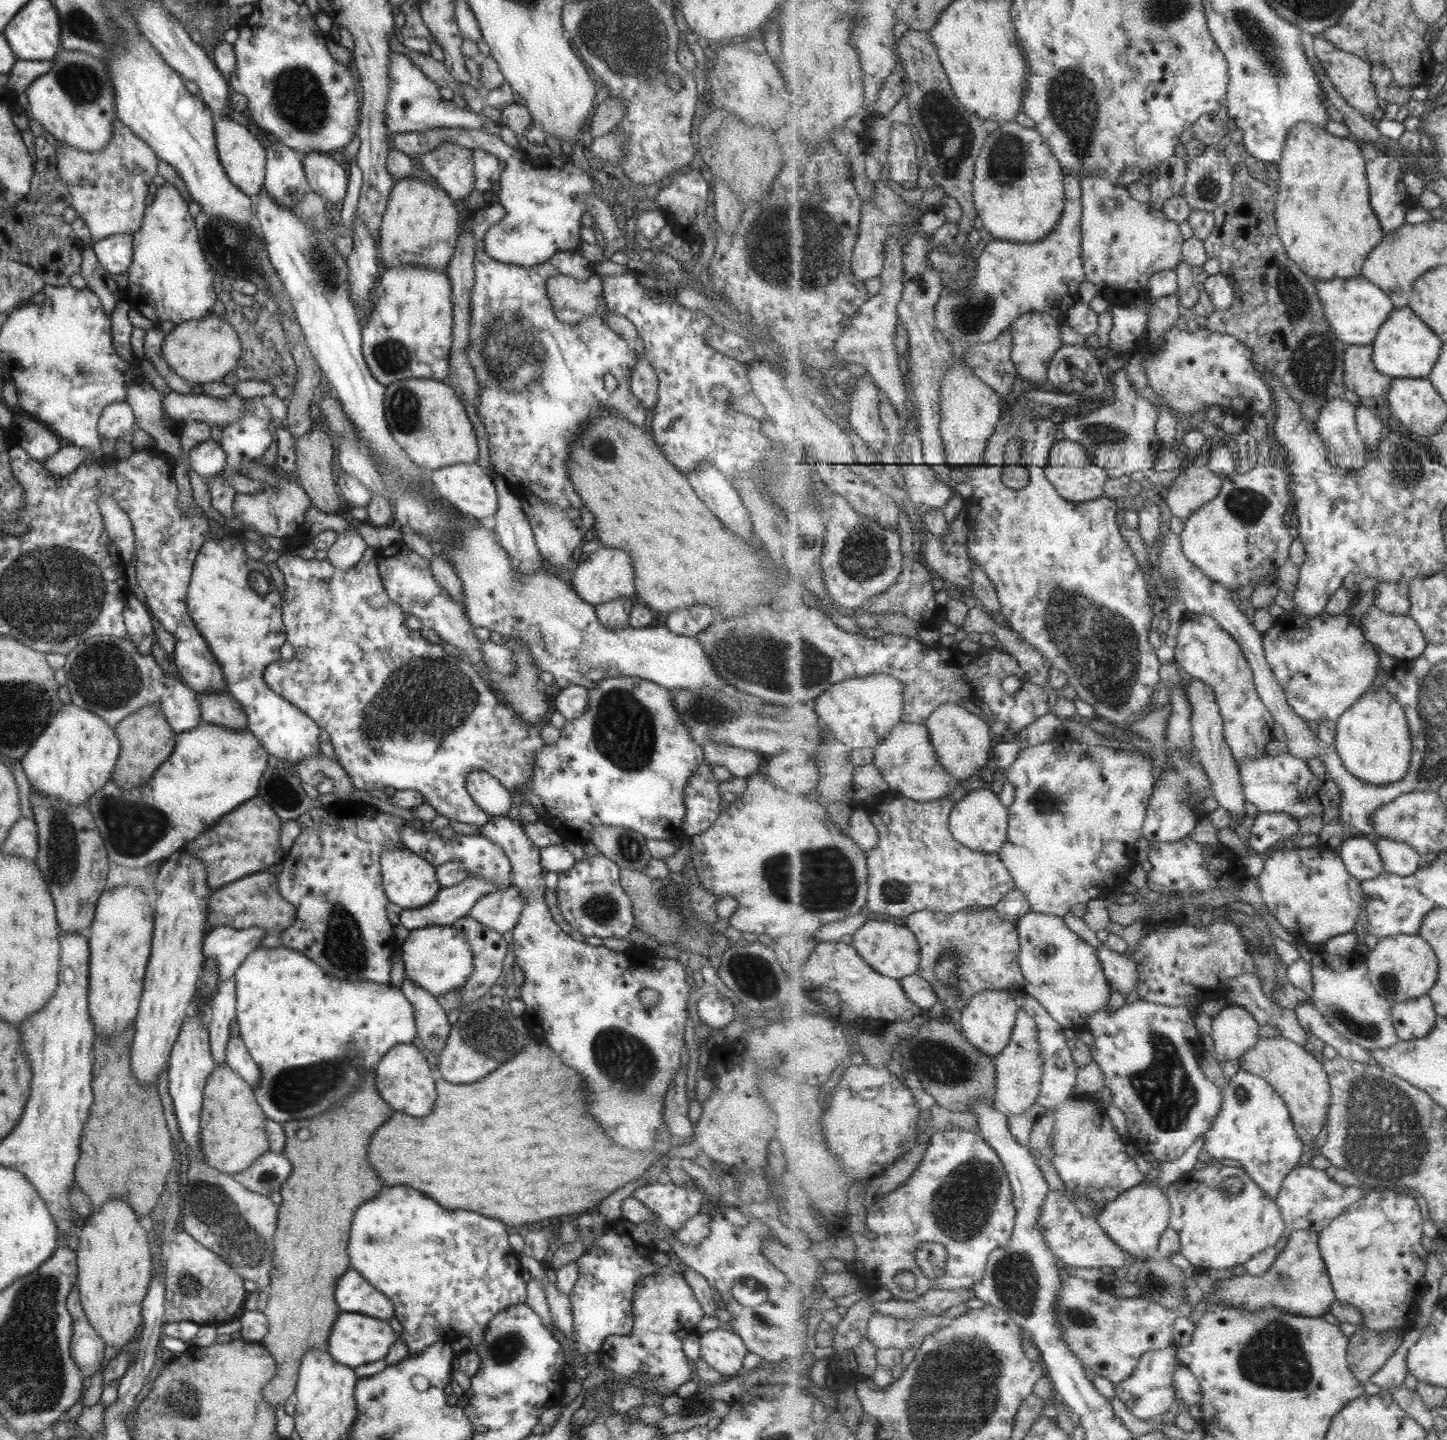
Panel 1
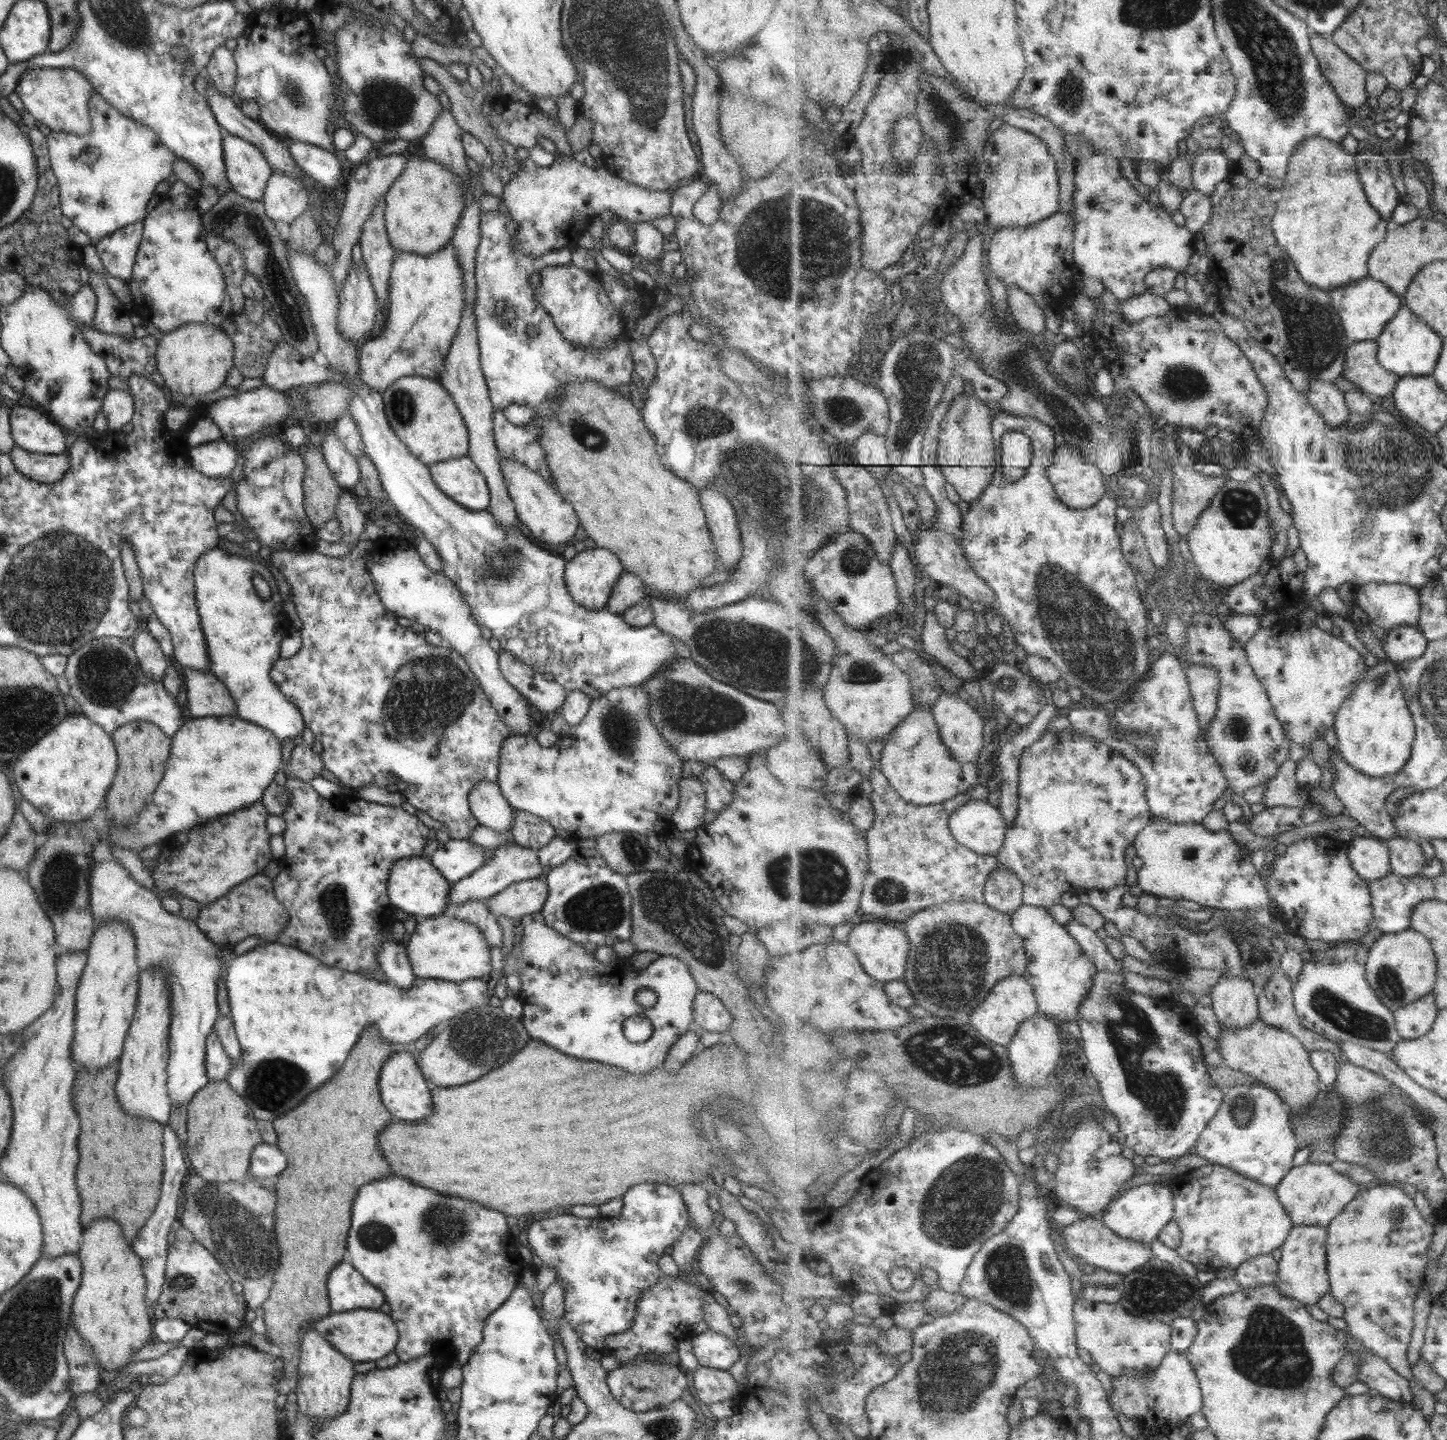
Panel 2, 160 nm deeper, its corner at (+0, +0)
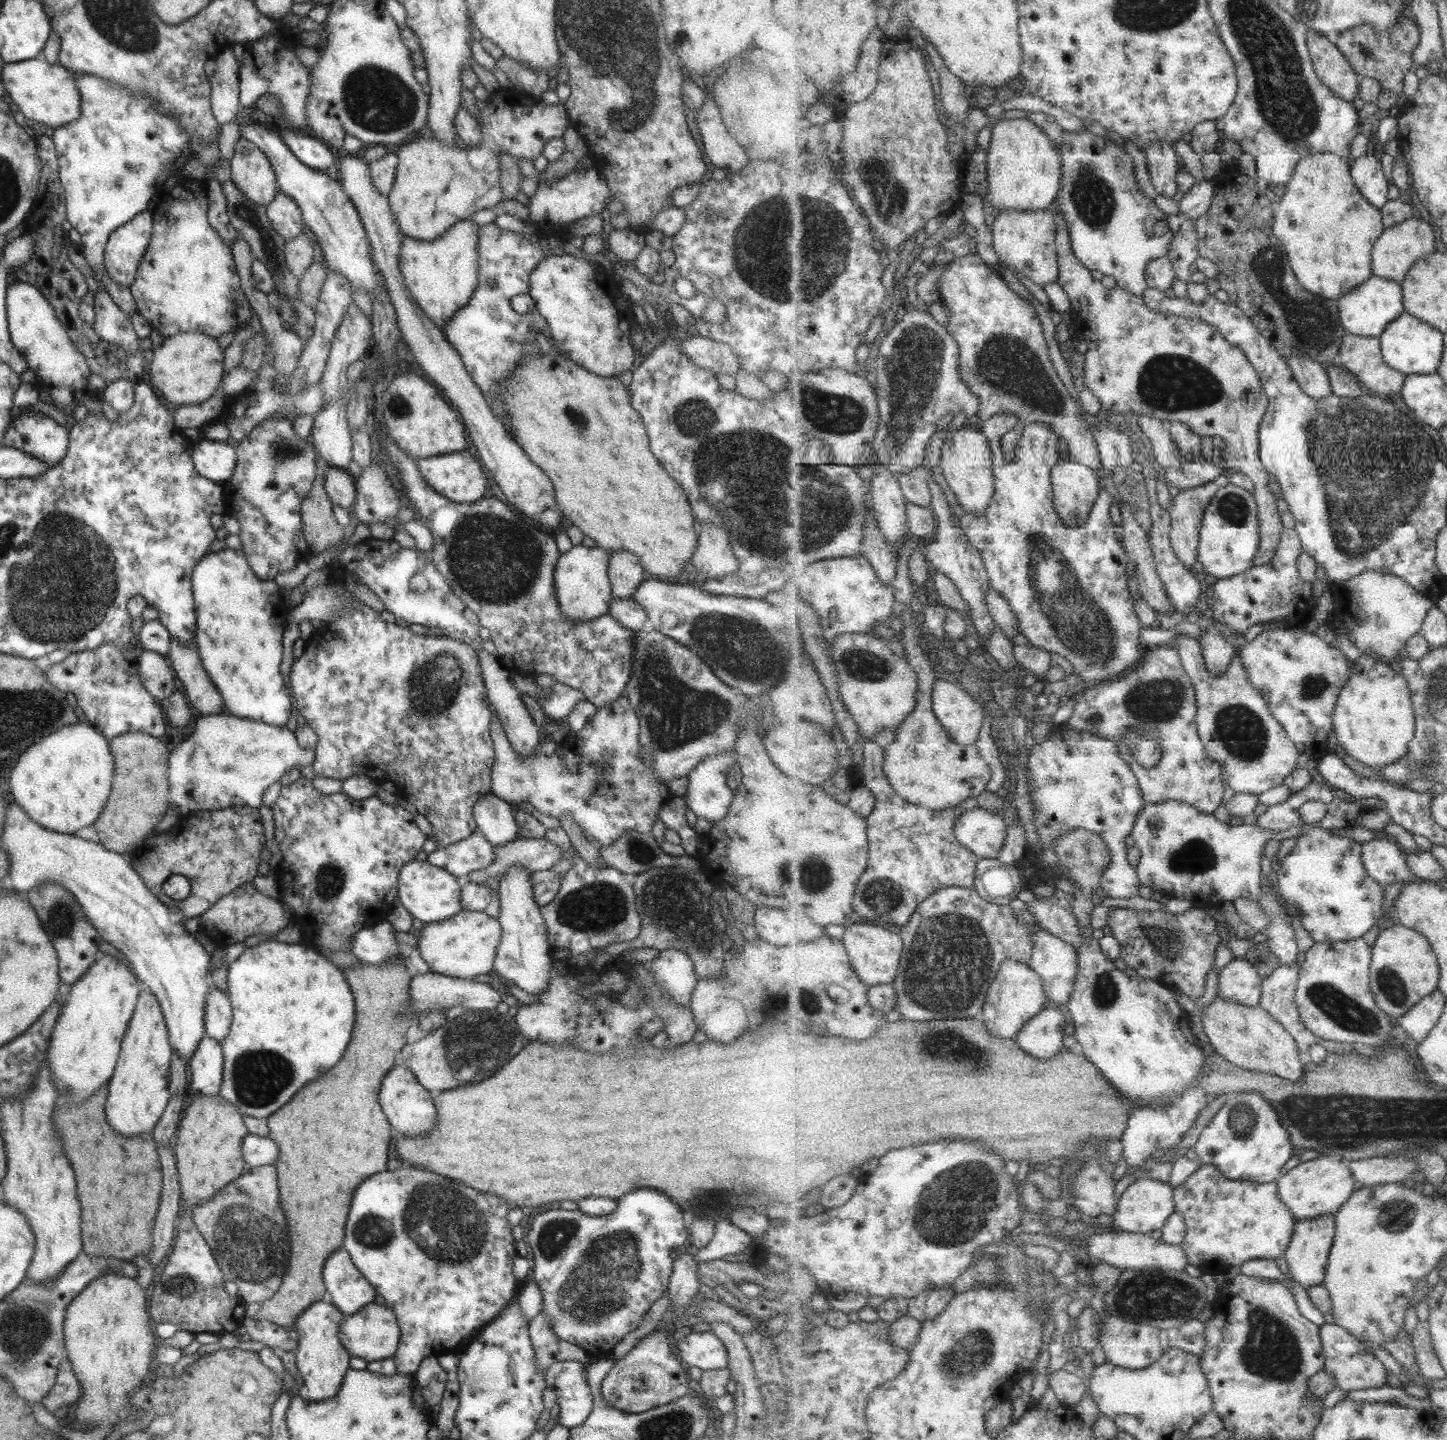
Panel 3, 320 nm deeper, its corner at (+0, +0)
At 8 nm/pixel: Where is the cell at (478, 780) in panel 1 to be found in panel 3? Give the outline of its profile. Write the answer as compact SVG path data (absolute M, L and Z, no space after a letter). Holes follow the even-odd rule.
M490 792L480 796L472 806L472 817L477 830L493 848L507 845L517 838L518 826L511 804Z

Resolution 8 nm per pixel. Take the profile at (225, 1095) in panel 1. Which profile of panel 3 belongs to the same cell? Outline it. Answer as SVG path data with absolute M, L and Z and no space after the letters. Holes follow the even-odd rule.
M218 1095L187 1099L172 1145L179 1183L178 1204L185 1210L184 1214L191 1215L194 1205L209 1200L228 1182L236 1180L246 1171L240 1142L247 1129L241 1117L237 1108Z

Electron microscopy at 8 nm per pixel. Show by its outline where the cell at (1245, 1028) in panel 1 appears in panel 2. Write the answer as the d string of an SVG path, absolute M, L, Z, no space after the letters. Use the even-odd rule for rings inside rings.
M1222 976L1212 989L1212 1007L1223 1027L1245 1028L1260 1018L1256 986L1241 976Z

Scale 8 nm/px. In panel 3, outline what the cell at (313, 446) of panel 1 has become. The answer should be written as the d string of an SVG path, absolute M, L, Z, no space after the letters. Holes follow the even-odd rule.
M316 457L316 477L311 489L300 505L302 533L312 554L335 547L344 538L347 530L337 524L332 513L332 504L323 489L324 470L328 464Z

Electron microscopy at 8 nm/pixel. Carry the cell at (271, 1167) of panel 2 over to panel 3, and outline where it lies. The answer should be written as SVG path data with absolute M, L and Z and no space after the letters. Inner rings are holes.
M245 1133L241 1139L241 1154L246 1168L274 1164L277 1145L267 1136Z

